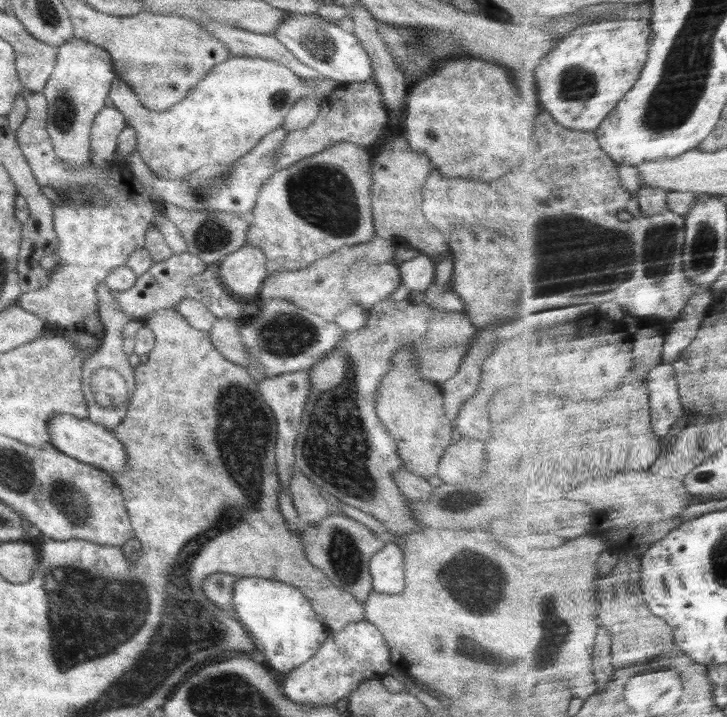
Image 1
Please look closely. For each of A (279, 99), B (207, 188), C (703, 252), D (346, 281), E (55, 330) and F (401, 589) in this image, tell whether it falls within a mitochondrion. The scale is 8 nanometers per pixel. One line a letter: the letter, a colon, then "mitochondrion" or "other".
A: mitochondrion
B: mitochondrion
C: mitochondrion
D: other
E: other
F: other

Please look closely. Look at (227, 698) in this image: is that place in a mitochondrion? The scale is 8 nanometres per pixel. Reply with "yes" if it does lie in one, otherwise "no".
yes

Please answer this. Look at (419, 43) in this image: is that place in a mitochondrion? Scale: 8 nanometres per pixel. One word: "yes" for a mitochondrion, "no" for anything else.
yes

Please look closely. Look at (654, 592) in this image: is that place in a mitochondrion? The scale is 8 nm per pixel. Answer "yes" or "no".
no

